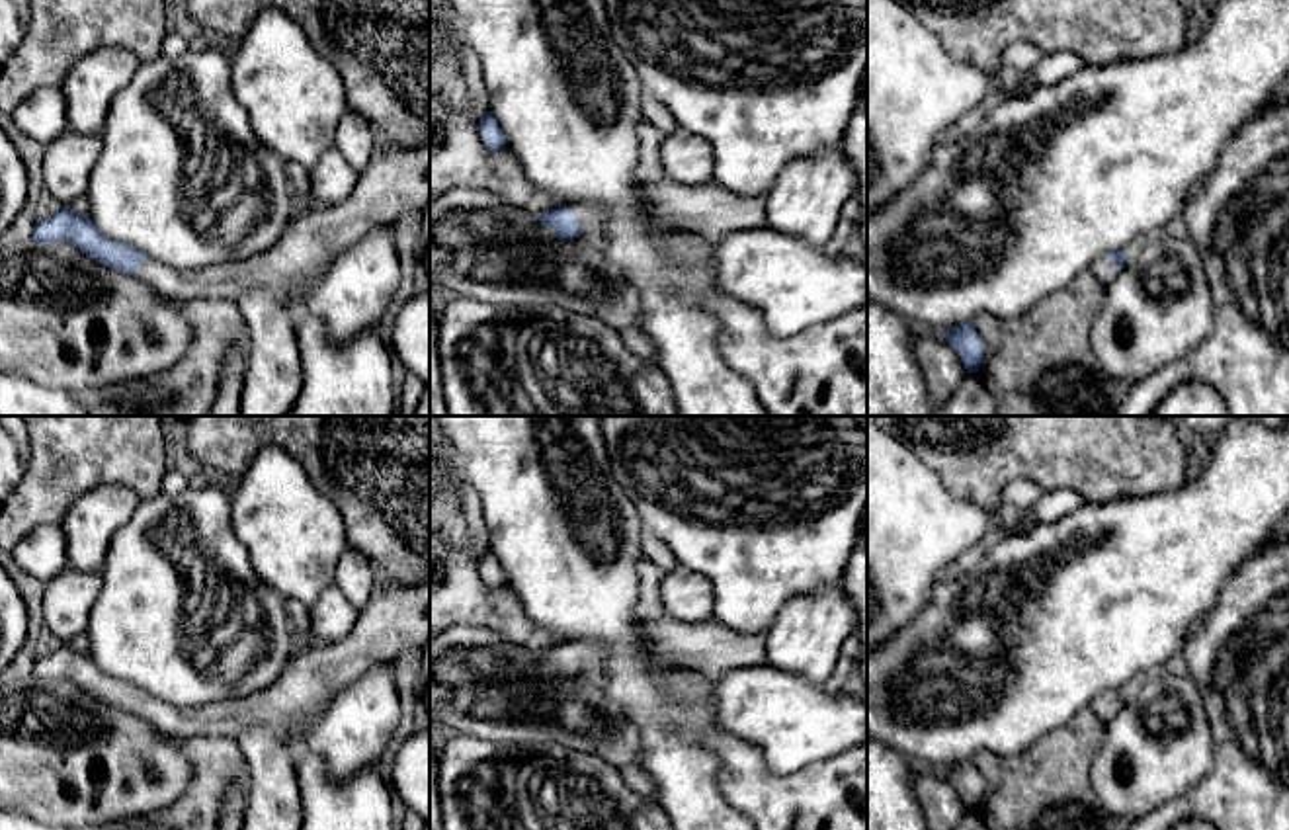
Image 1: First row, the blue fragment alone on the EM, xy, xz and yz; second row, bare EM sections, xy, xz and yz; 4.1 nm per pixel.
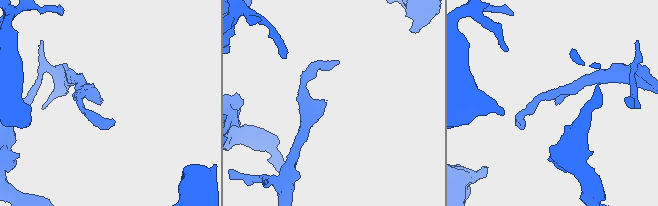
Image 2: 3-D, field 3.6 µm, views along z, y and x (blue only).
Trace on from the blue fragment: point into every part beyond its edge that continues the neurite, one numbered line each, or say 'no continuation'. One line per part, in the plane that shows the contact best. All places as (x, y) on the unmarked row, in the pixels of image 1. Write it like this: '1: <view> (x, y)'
1: xz (590, 657)

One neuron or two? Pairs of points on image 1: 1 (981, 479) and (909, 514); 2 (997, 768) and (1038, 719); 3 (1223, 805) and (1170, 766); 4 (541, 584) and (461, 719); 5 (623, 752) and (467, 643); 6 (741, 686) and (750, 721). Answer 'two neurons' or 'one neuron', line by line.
1: two neurons
2: two neurons
3: two neurons
4: two neurons
5: one neuron
6: one neuron

